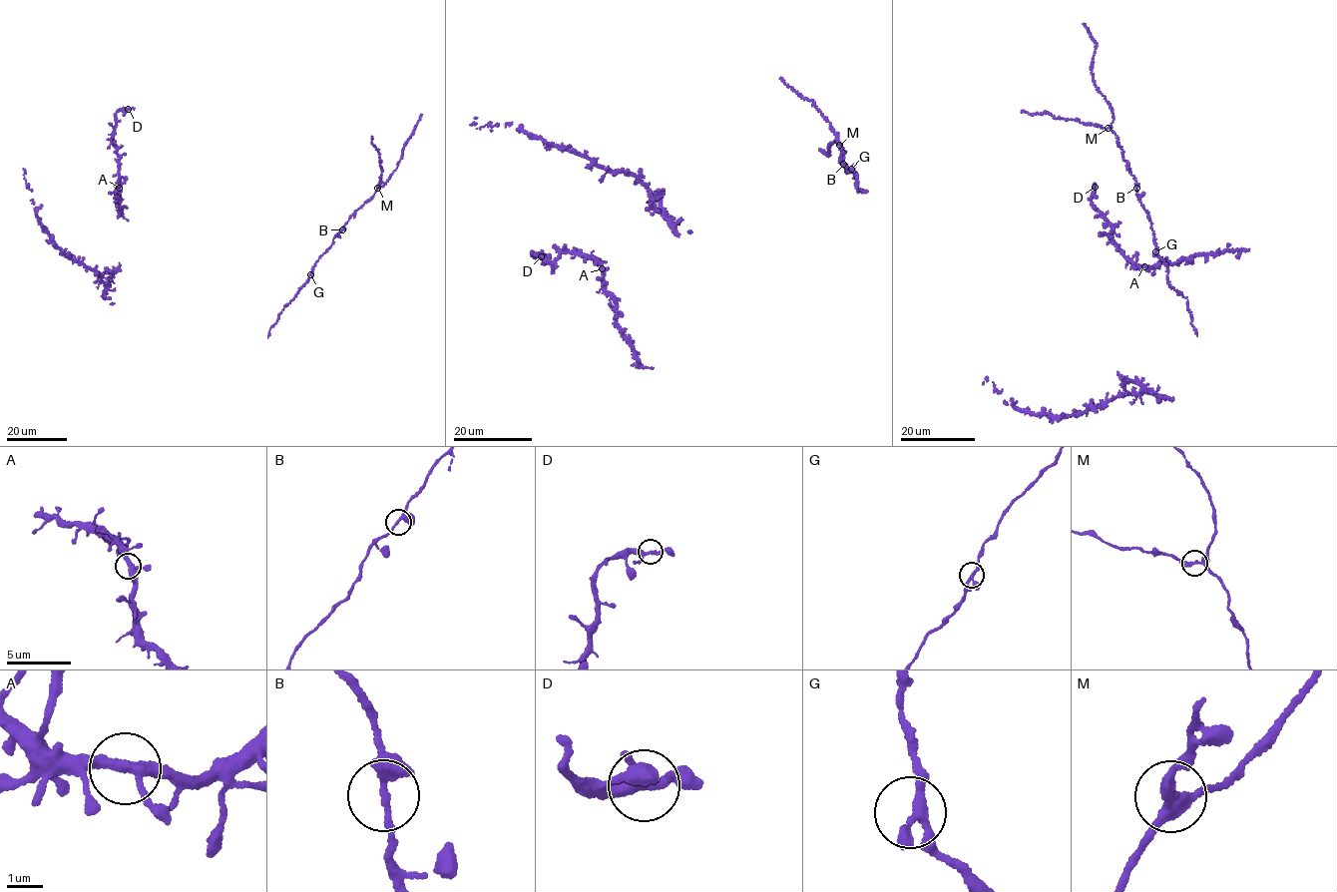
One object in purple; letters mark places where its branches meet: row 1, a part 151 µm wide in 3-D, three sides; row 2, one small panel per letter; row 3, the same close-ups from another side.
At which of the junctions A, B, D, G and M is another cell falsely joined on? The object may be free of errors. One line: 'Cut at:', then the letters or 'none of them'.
Cut at: none of them

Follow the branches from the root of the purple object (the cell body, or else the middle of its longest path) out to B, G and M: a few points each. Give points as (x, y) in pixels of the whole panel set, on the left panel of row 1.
B: (268, 335), (279, 313), (306, 283), (318, 258), (342, 229)
G: (268, 335), (279, 313), (310, 274)
M: (268, 335), (279, 313), (307, 281), (312, 267), (330, 247), (334, 235), (350, 215), (372, 199), (377, 188)

